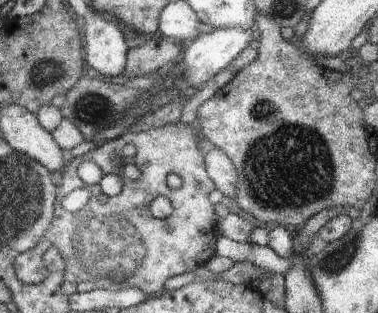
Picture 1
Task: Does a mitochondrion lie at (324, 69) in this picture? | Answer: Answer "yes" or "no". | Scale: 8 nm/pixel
no

